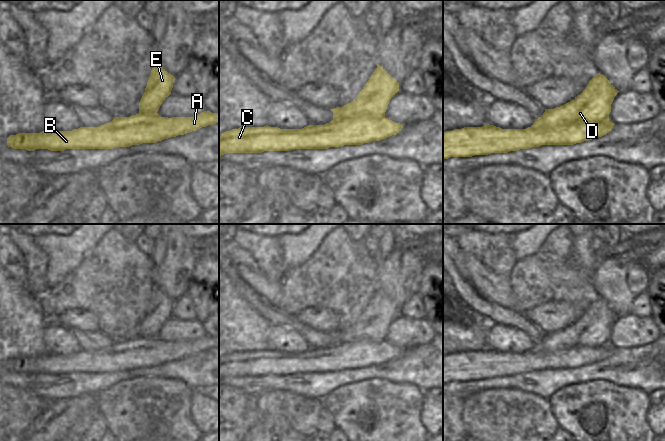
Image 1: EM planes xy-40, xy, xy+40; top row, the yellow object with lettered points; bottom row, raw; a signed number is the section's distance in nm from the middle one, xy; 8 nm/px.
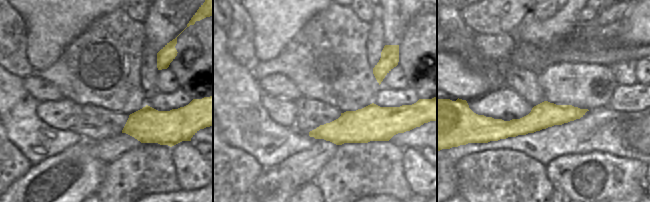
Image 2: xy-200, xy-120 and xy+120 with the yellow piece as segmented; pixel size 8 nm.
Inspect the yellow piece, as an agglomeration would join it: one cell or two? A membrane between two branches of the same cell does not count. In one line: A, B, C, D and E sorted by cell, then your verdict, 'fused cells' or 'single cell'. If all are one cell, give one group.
groups A B C / D E; fused cells

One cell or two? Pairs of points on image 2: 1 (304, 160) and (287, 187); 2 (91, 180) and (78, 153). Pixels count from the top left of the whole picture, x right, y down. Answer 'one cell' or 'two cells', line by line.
1: two cells
2: one cell

